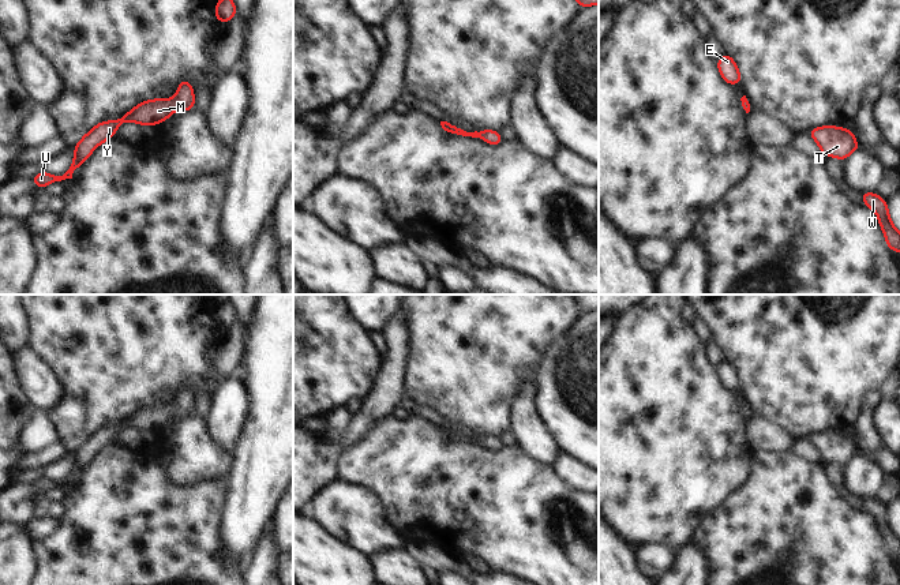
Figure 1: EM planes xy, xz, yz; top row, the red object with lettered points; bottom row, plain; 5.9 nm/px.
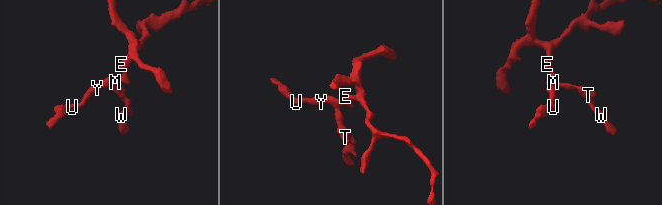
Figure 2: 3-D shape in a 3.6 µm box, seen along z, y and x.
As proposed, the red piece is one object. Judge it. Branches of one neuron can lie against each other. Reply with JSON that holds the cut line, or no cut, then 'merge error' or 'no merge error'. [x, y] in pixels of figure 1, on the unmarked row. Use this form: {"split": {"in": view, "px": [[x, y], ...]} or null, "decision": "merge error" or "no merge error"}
{"split": null, "decision": "no merge error"}

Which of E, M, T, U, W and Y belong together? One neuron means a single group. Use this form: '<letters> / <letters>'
E M T U W Y

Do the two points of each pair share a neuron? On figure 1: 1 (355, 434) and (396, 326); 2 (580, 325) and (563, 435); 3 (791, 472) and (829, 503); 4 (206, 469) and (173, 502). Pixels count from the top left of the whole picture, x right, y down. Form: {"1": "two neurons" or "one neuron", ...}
{"1": "one neuron", "2": "one neuron", "3": "one neuron", "4": "two neurons"}

